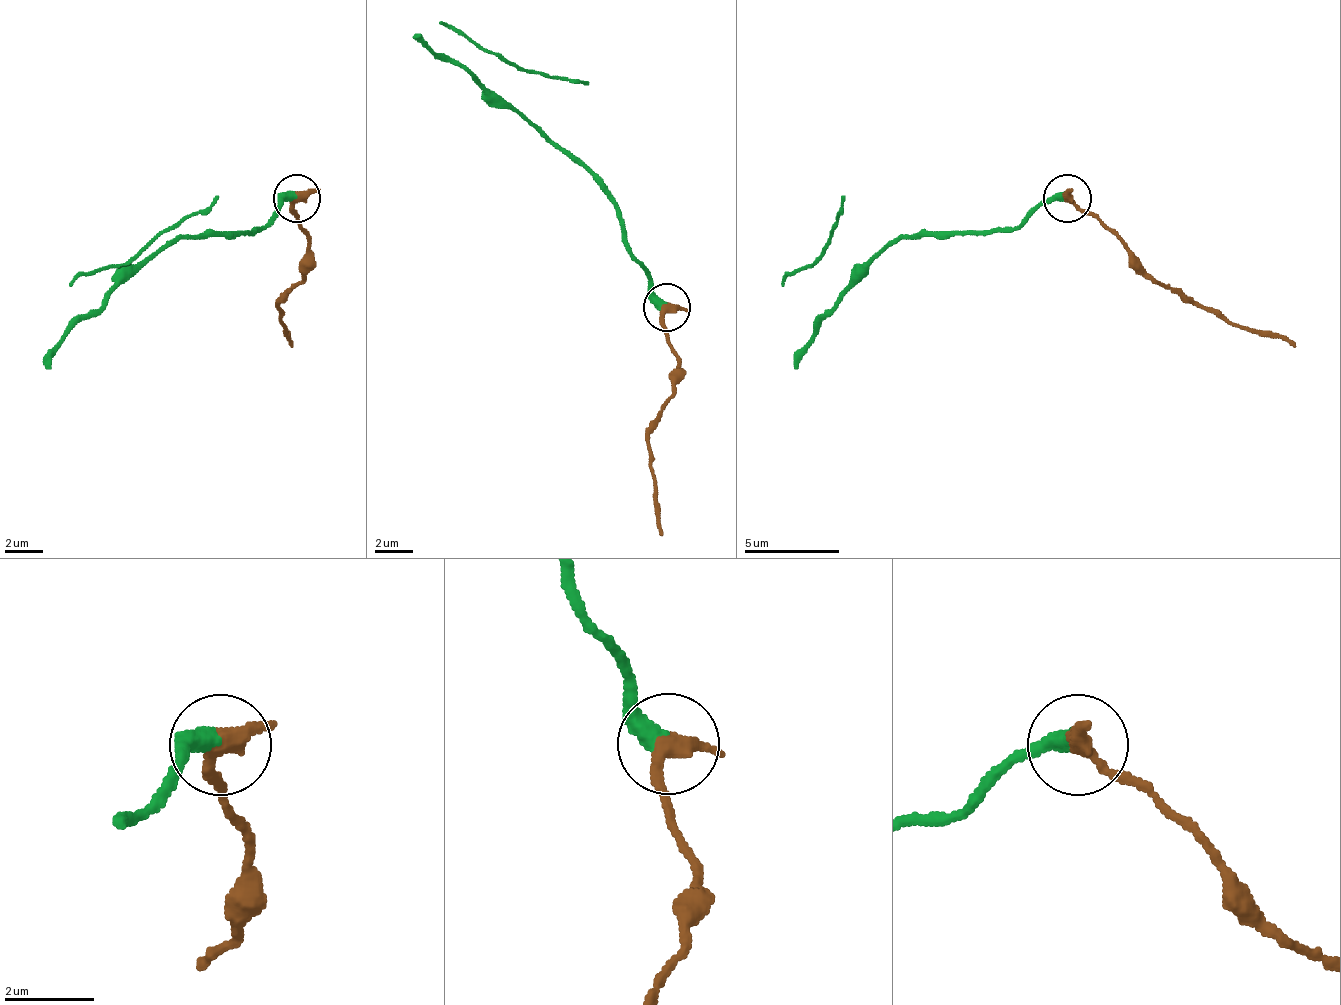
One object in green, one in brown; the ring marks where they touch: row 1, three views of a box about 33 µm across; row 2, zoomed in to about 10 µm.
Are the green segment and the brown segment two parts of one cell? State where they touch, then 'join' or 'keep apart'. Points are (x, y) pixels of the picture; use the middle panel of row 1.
place (666, 307); keep apart

